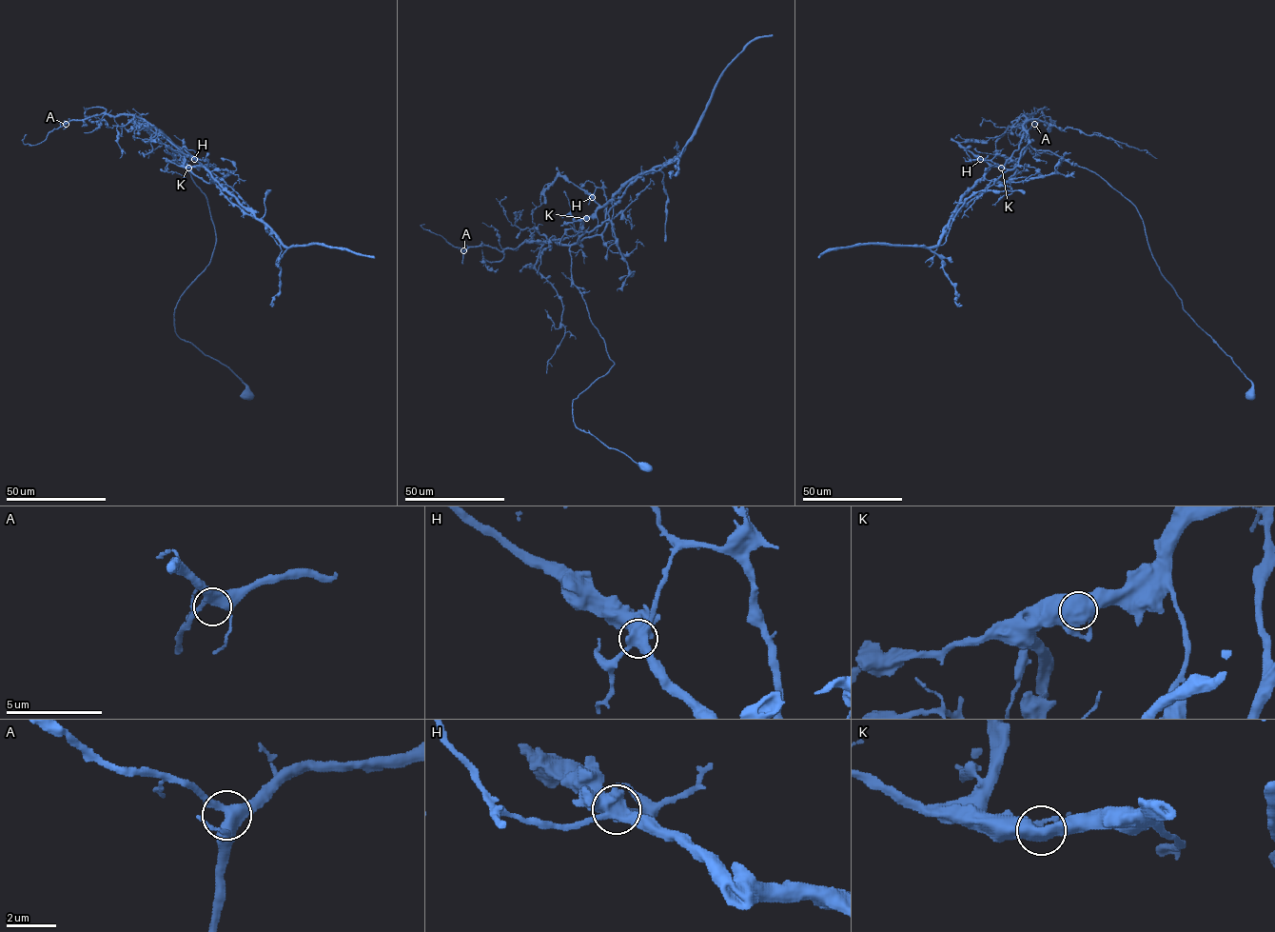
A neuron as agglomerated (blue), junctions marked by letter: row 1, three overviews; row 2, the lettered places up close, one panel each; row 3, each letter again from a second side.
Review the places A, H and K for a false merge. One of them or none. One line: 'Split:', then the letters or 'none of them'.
Split: H

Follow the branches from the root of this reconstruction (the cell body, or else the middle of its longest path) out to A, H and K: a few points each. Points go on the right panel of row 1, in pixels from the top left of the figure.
A: (1250, 396), (1252, 384), (1161, 272), (1136, 208), (1094, 172), (1034, 149), (1023, 115), (1034, 113), (1034, 124)
H: (1250, 396), (1252, 384), (1183, 308), (1128, 200), (1094, 172), (1029, 146), (1002, 168), (980, 159)
K: (1250, 396), (1252, 384), (1184, 309), (1161, 272), (1134, 205), (1094, 172), (1049, 150), (1029, 146), (1001, 168)

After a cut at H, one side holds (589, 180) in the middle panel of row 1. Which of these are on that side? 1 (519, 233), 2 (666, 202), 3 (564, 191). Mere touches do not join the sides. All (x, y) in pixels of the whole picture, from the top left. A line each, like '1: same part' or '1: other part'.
1: same part
2: same part
3: same part

